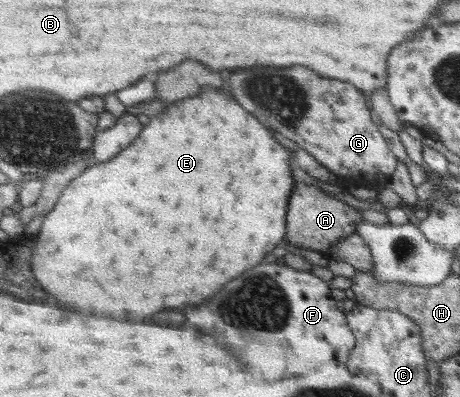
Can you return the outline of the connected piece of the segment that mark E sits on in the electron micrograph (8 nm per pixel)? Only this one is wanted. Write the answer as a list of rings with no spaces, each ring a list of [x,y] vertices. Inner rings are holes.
[[[201,88],[201,95],[167,104],[163,112],[150,117],[141,133],[120,151],[113,159],[103,163],[93,163],[83,173],[72,179],[54,203],[53,209],[43,218],[41,229],[36,234],[36,245],[33,245],[32,266],[35,278],[41,287],[55,297],[65,307],[69,305],[75,313],[81,315],[103,315],[123,321],[147,321],[151,315],[163,309],[175,309],[183,305],[201,305],[209,301],[227,281],[239,277],[243,271],[261,263],[261,259],[277,247],[285,233],[285,209],[289,209],[289,199],[295,189],[296,181],[291,174],[291,151],[281,147],[253,115],[241,109],[223,89]]]

